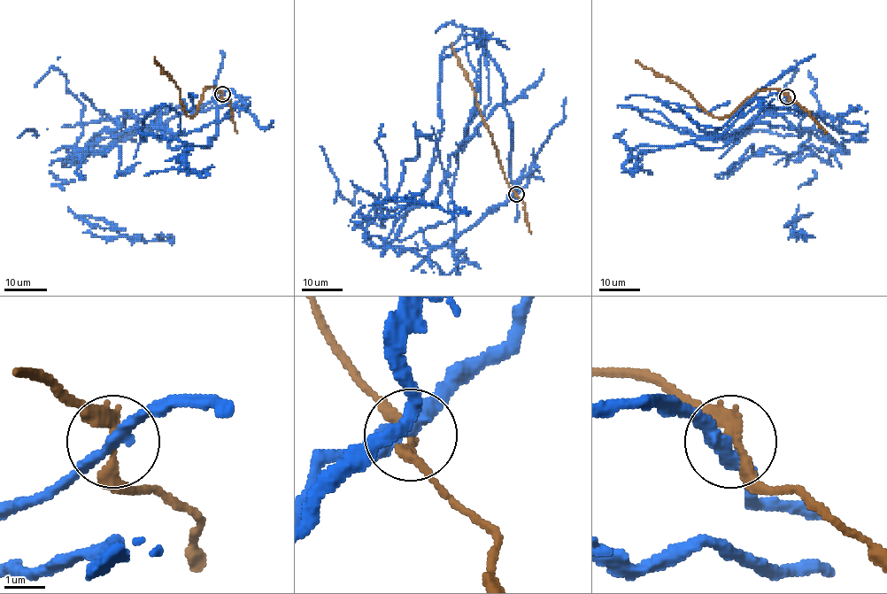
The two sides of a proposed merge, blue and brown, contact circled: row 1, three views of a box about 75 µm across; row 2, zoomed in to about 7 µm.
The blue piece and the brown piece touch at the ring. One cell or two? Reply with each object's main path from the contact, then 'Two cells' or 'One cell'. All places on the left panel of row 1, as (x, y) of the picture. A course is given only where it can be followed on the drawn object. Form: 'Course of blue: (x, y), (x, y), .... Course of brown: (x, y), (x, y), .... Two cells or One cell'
Course of blue: (221, 95), (158, 124), (152, 108), (169, 147), (185, 142), (185, 157), (214, 136), (220, 50). Course of brown: (221, 95), (214, 87), (205, 88), (197, 112), (188, 117), (183, 110), (180, 90), (156, 64), (154, 57). Two cells

